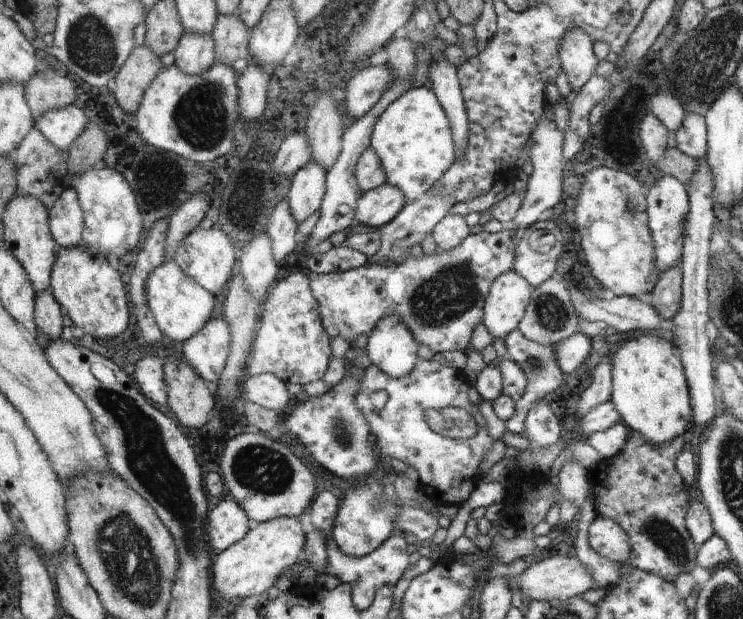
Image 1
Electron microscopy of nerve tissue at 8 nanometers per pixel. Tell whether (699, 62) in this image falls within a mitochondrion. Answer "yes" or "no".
yes

